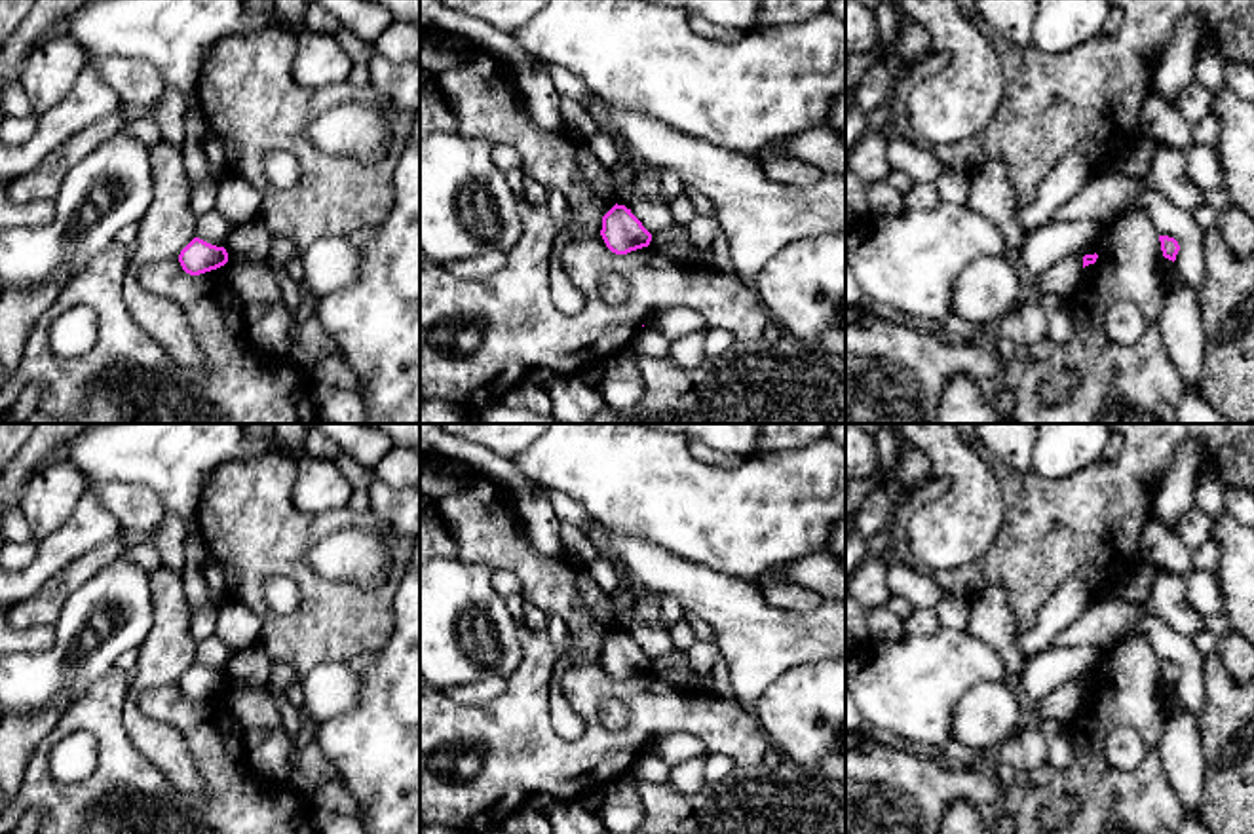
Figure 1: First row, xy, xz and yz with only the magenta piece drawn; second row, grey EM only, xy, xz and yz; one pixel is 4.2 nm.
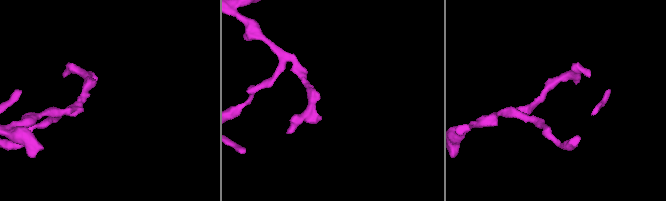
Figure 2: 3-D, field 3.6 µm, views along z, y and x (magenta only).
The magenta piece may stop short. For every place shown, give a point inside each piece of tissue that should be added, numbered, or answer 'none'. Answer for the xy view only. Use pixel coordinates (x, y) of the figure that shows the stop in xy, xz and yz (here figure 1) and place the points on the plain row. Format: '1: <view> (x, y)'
none

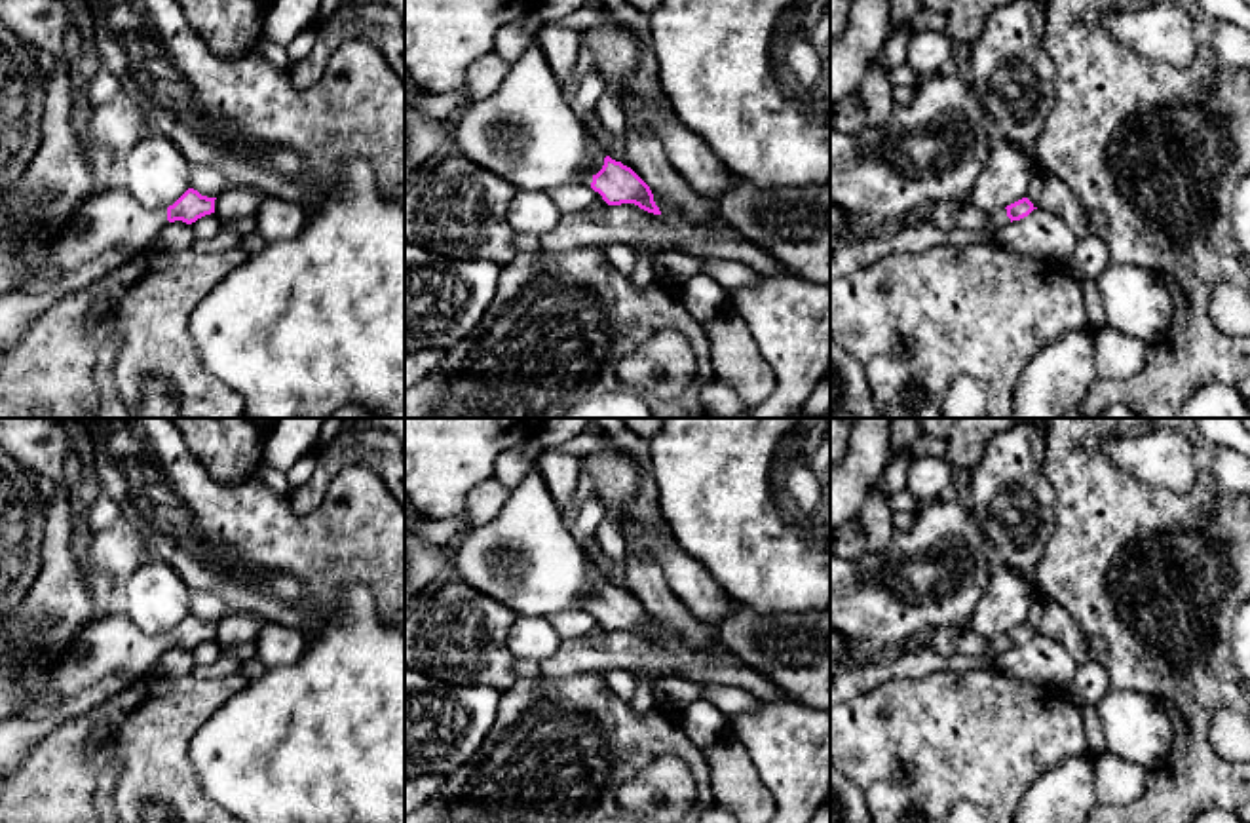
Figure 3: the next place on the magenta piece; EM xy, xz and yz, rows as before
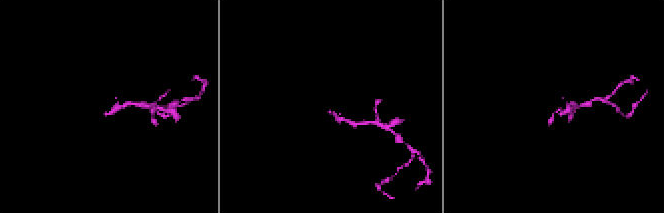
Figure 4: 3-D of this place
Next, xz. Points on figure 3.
1: xz (527, 557)

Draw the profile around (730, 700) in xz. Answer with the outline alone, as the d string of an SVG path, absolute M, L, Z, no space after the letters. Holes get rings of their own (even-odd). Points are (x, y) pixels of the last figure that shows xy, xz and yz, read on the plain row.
M703 684L701 699L712 703L726 717L758 713L764 707L756 696L731 684Z

